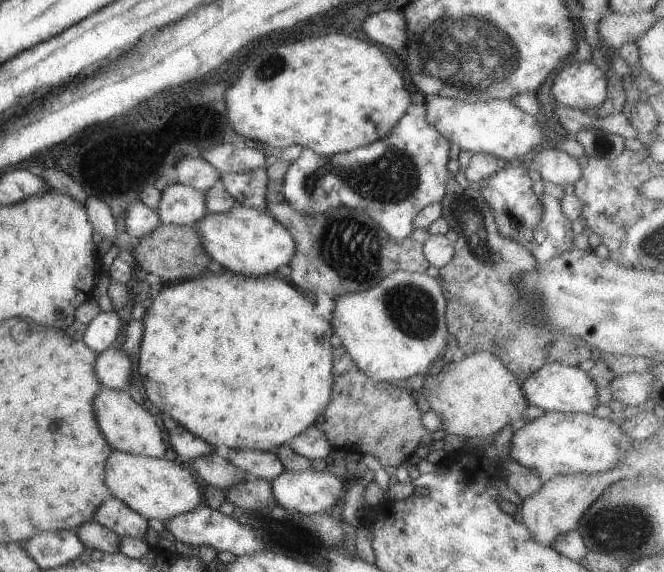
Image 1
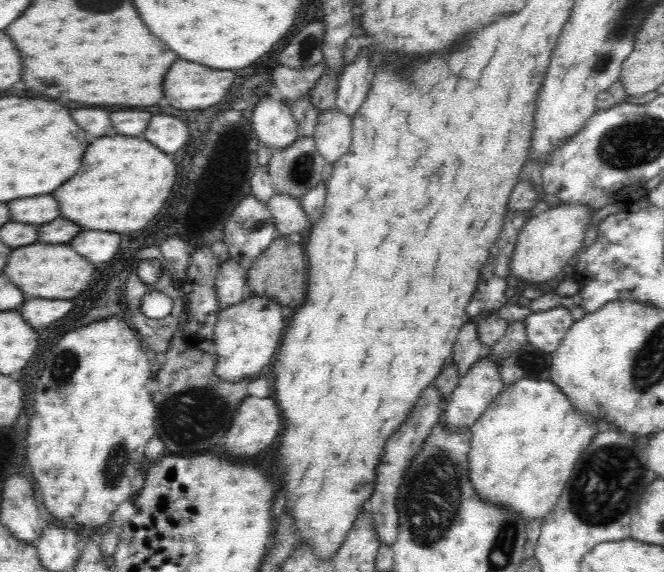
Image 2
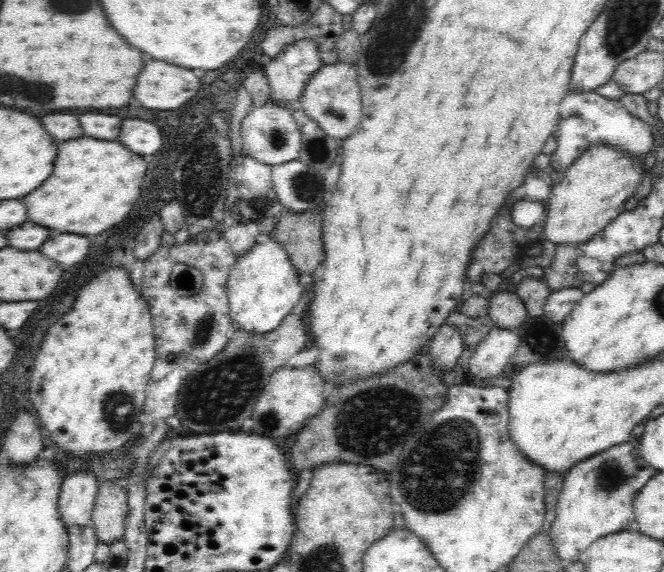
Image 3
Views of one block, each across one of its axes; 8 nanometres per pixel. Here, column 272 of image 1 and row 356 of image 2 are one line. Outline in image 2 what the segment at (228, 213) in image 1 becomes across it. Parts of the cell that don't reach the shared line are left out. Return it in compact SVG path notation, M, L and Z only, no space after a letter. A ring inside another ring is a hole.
M249 293L242 302L221 309L213 332L217 356L215 373L218 378L228 382L238 382L242 378L253 380L270 370L288 324L280 308L281 305L273 298Z

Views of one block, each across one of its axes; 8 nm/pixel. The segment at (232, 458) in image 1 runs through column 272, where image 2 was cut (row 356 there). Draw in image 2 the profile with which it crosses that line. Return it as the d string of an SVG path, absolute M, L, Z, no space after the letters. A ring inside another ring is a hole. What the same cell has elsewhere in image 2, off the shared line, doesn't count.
M464 322L456 336L450 356L453 363L458 366L460 376L464 376L468 372L468 368L478 360L484 350L485 347L478 336L477 323Z

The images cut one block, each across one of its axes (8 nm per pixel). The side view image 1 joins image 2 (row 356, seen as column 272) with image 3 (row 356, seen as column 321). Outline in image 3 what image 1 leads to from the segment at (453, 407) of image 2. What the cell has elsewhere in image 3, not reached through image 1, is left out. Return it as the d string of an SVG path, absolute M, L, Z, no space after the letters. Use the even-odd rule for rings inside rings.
M494 327L473 350L468 375L476 380L496 376L504 370L520 344L517 329Z

